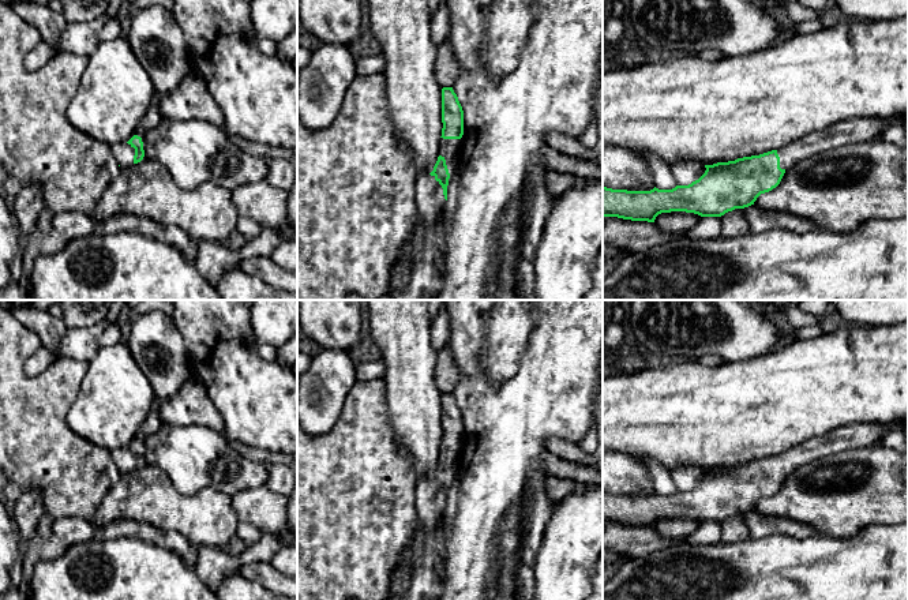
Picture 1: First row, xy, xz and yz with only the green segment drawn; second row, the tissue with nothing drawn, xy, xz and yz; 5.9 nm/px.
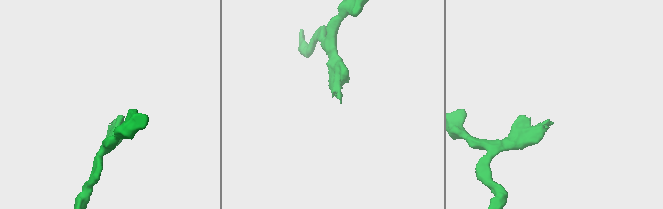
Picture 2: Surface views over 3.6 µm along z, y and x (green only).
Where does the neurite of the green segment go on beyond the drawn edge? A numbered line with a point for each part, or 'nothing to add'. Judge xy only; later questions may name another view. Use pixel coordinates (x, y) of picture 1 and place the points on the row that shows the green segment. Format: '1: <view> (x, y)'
1: xy (123, 153)

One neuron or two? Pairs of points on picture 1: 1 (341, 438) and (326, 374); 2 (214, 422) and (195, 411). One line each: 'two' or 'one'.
1: two
2: one

